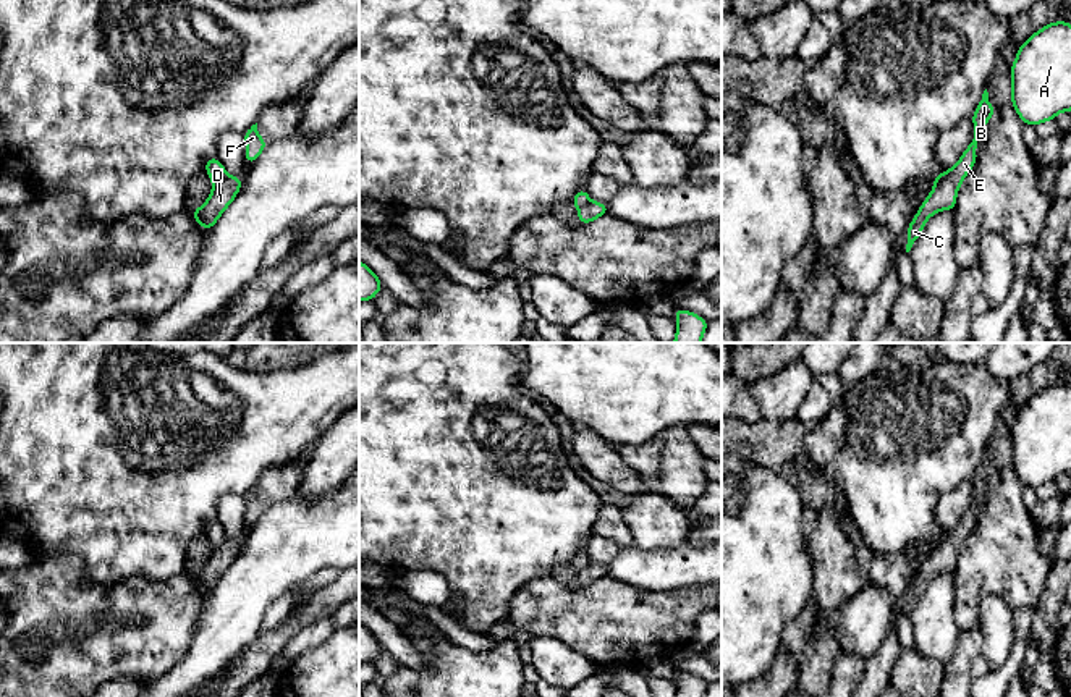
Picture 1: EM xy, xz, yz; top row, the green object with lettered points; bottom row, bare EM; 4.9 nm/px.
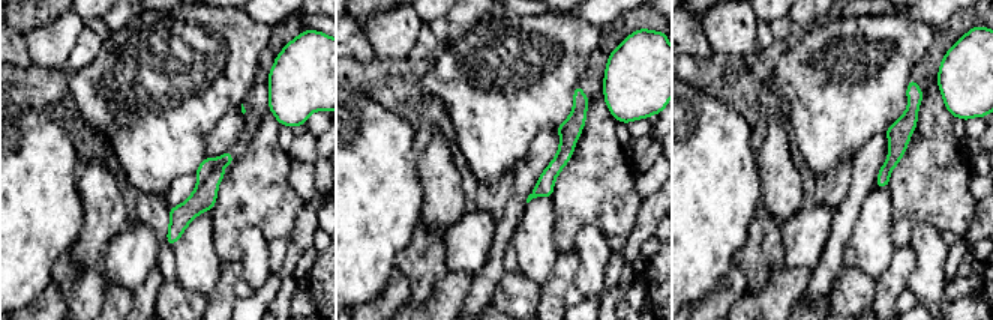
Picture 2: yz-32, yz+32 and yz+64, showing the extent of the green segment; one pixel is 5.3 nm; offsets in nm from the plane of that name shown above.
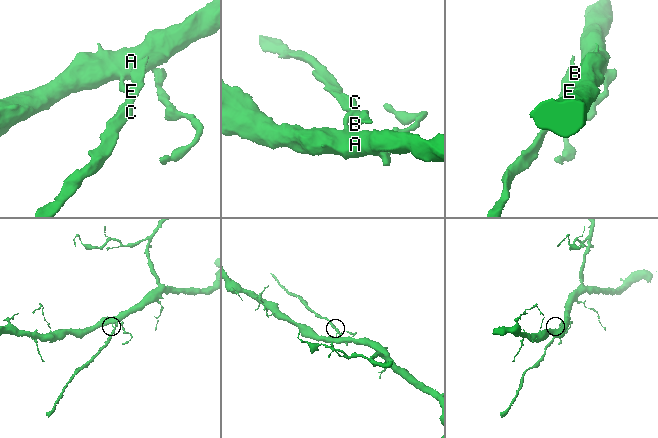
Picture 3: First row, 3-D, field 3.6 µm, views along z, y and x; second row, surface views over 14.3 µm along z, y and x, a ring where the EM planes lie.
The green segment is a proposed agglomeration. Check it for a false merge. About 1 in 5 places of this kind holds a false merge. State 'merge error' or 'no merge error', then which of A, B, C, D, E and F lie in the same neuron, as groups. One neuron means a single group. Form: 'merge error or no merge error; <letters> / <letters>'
merge error; A / B C D E F

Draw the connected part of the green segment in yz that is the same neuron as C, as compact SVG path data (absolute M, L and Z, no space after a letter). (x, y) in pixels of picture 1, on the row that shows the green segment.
M987 89L982 94L982 100L972 115L974 134L971 144L963 152L961 158L945 173L942 181L933 186L927 199L919 207L912 222L908 225L908 244L906 252L911 251L916 239L921 238L927 220L940 210L955 210L956 194L966 175L974 168L977 162L976 149L979 144L979 136L982 134L987 121L995 113L995 107L988 103Z

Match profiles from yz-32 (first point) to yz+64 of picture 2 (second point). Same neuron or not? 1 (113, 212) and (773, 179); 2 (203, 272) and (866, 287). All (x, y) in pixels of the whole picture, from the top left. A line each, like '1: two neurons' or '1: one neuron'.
1: one neuron
2: two neurons

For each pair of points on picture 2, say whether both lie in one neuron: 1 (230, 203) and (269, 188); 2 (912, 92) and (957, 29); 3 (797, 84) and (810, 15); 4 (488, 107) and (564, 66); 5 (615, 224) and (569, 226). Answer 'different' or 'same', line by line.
1: same
2: same
3: different
4: same
5: same

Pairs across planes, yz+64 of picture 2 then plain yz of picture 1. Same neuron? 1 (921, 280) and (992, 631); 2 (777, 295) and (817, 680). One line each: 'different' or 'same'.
1: same
2: different

